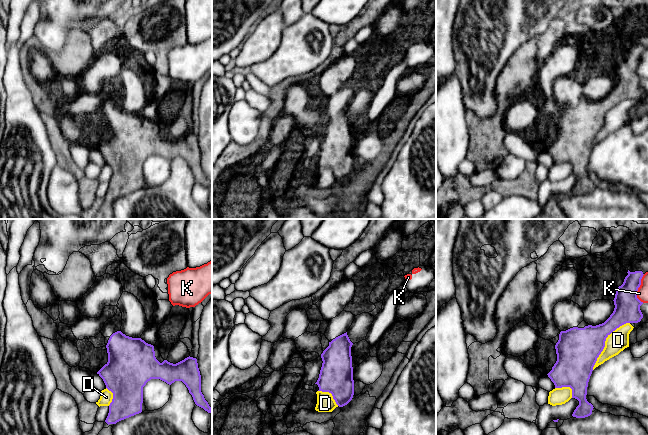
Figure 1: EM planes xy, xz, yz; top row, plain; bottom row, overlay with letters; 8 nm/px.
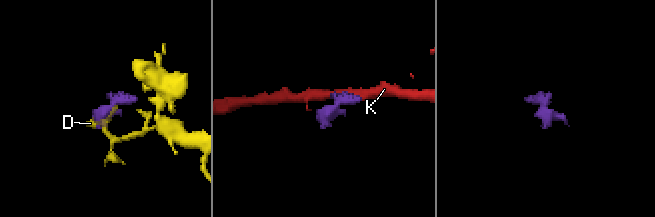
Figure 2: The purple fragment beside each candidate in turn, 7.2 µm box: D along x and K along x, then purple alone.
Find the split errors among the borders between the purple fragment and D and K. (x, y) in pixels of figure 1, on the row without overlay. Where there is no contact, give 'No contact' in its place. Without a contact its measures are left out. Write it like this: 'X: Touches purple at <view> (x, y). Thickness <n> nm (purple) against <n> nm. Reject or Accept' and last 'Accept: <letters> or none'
D: Touches purple at yz (604, 118). Thickness 340 nm (purple) against 170 nm. Reject
K: Touches purple at yz (638, 63). Thickness 200 nm (purple) against 100 nm. Reject
Accept: none

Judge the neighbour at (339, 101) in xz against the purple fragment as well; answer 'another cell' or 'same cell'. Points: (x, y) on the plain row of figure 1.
same cell

